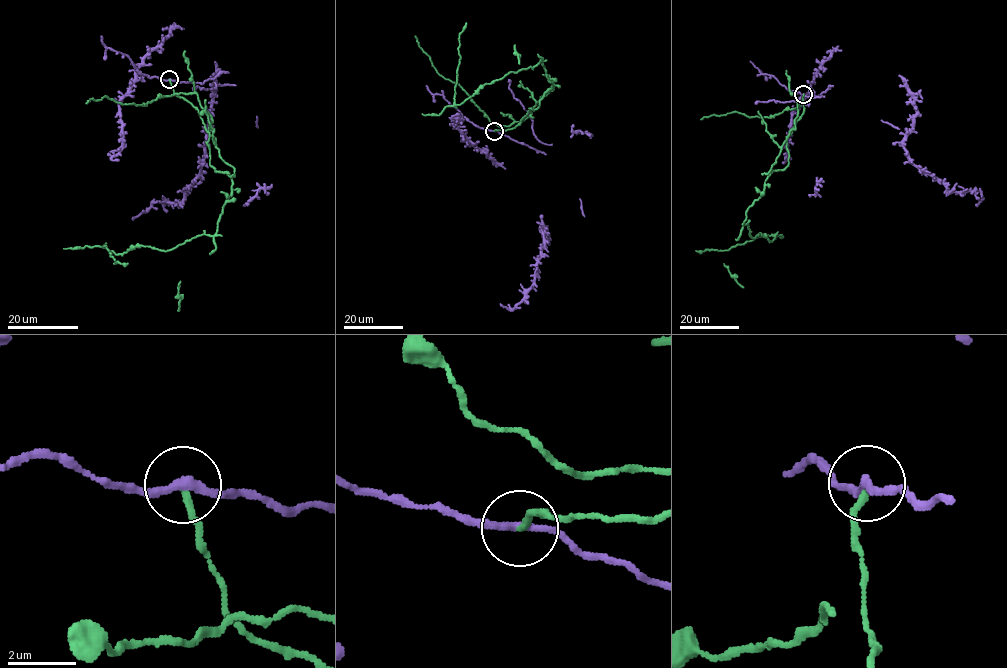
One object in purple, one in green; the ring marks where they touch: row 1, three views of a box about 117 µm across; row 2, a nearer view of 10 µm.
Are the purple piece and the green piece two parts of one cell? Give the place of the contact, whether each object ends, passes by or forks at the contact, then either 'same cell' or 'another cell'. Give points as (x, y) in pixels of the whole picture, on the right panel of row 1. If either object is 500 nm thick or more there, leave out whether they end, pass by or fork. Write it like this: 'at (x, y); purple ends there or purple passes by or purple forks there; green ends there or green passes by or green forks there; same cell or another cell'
at (803, 94); purple passes by; green ends there; another cell

